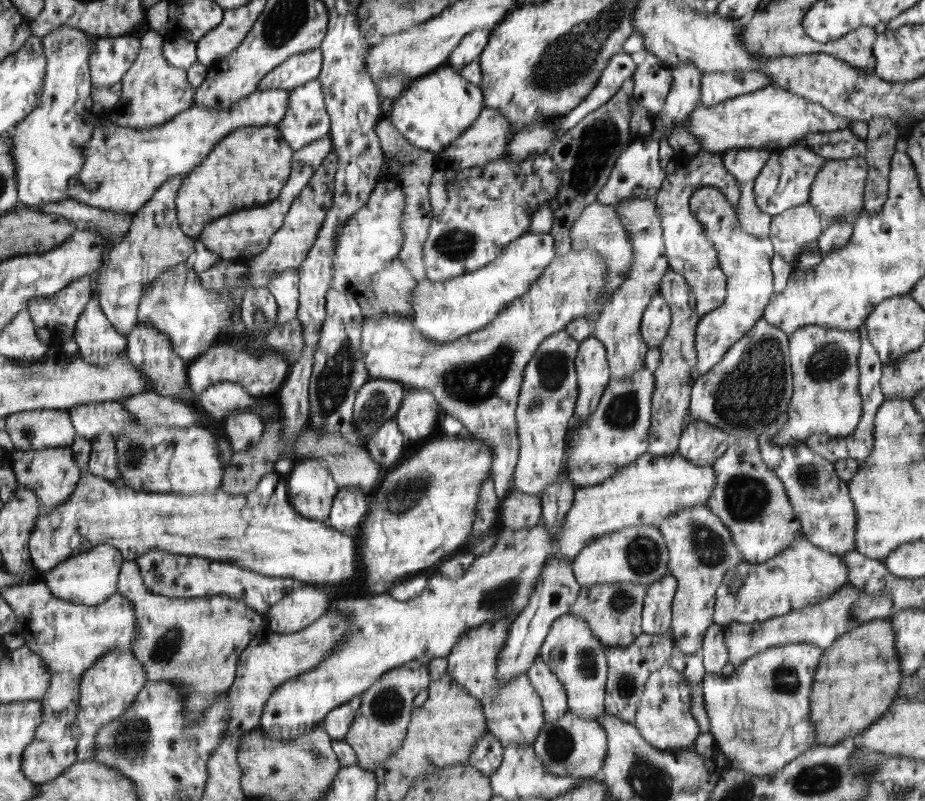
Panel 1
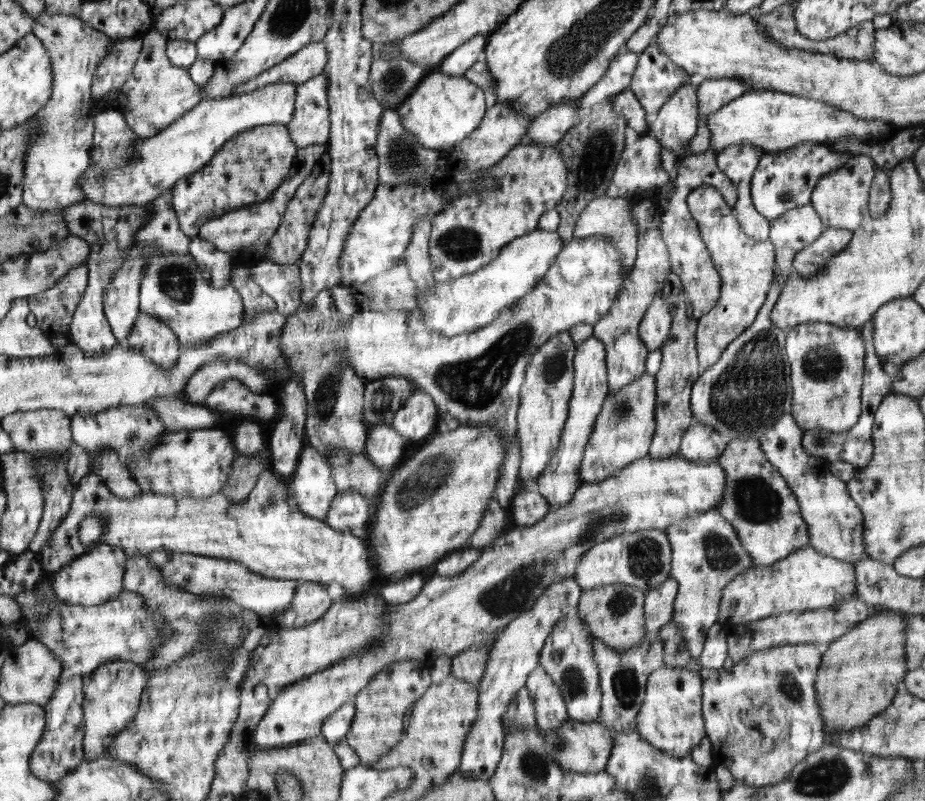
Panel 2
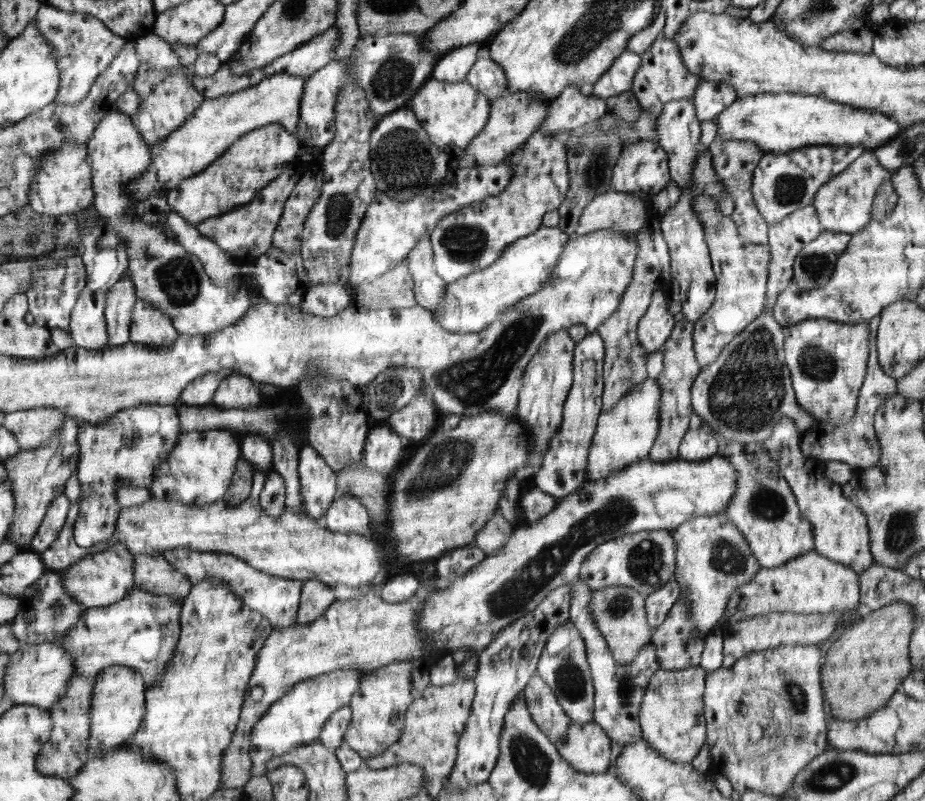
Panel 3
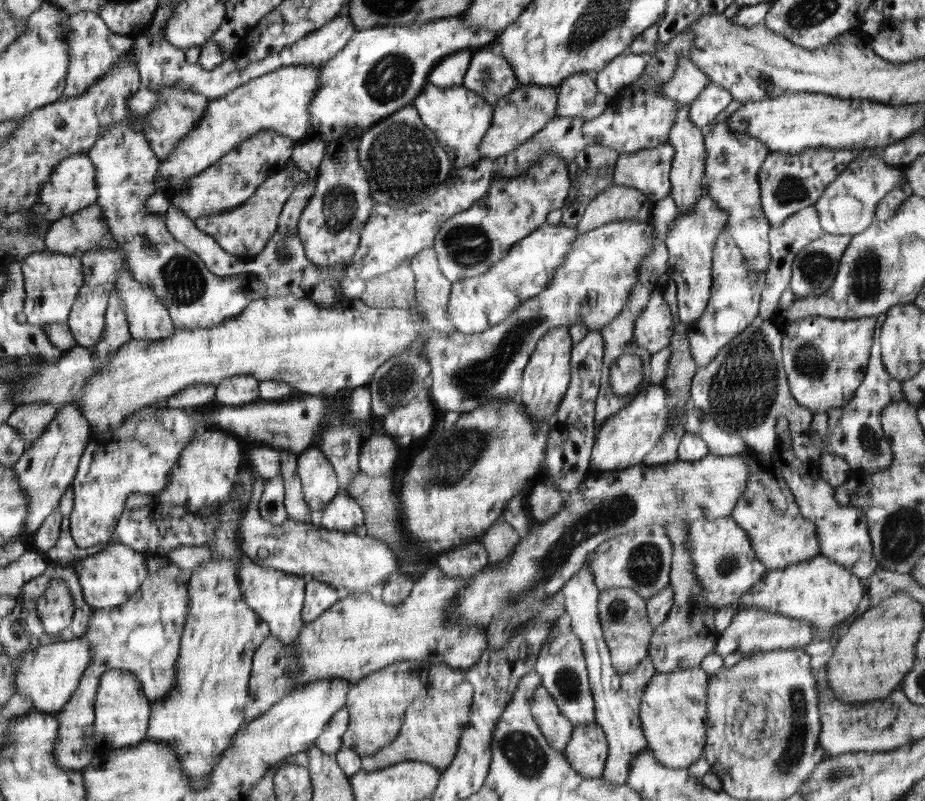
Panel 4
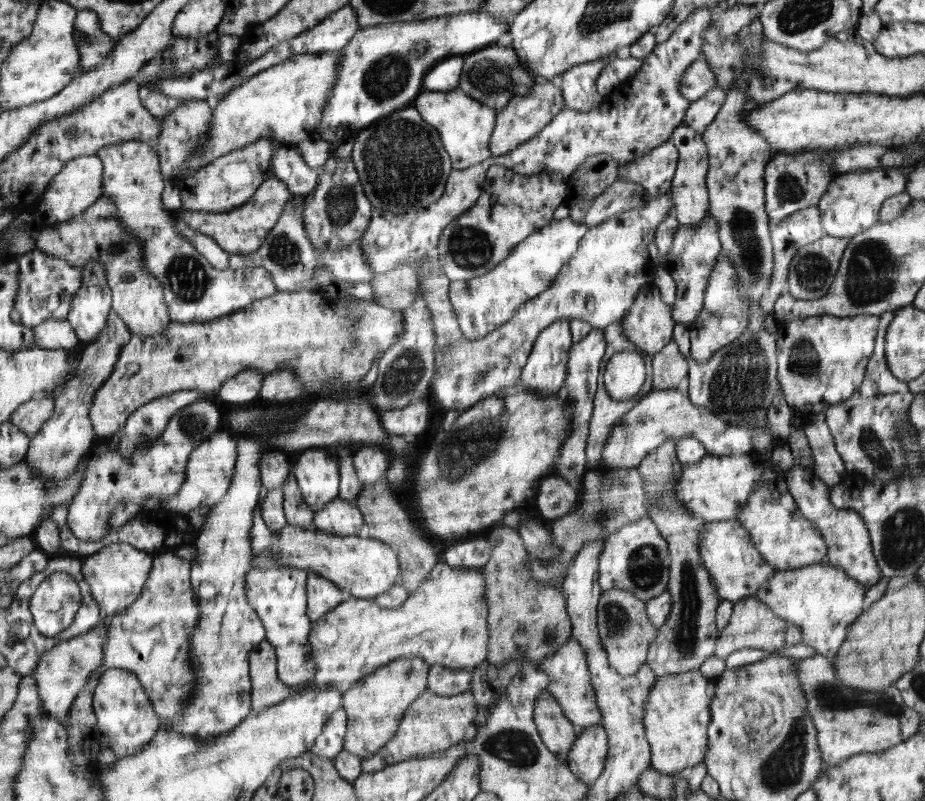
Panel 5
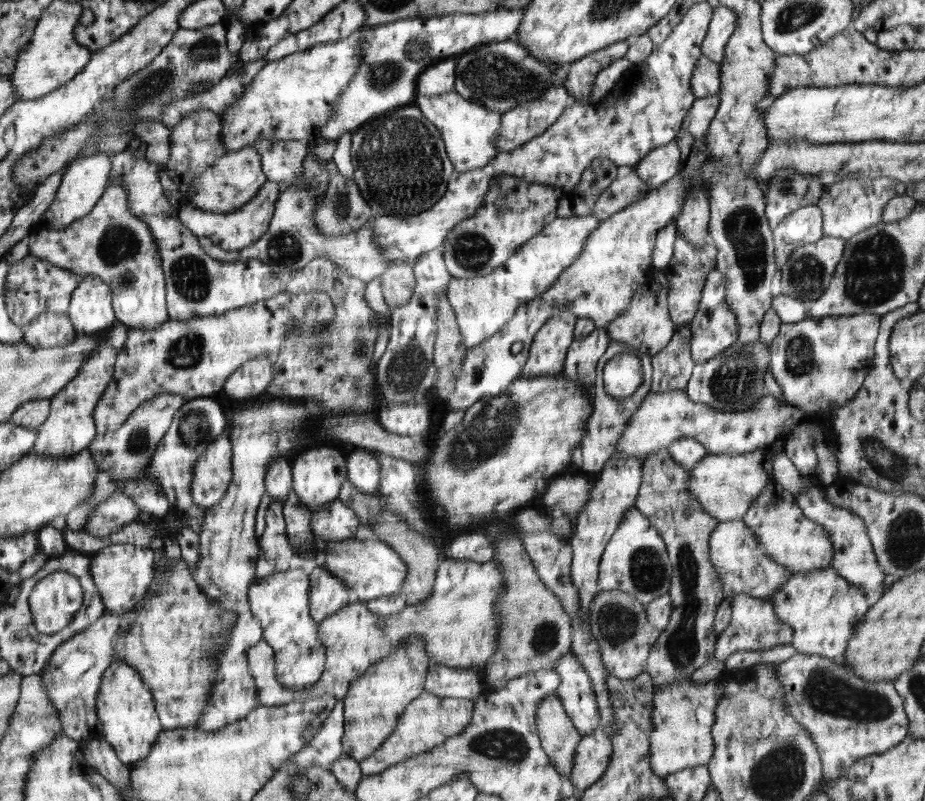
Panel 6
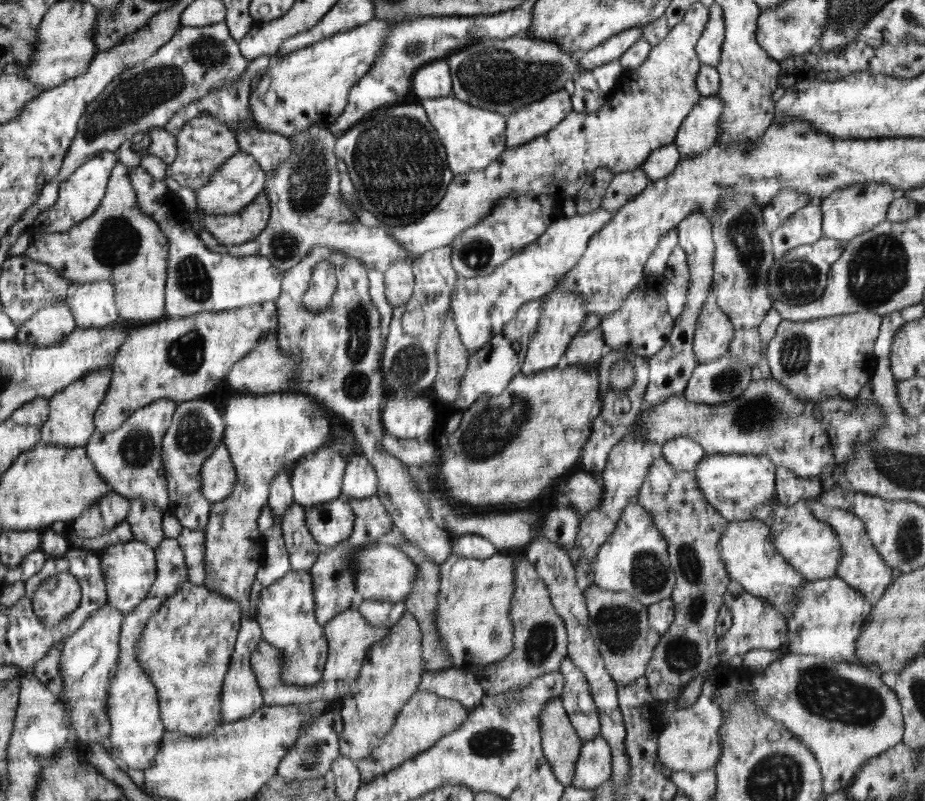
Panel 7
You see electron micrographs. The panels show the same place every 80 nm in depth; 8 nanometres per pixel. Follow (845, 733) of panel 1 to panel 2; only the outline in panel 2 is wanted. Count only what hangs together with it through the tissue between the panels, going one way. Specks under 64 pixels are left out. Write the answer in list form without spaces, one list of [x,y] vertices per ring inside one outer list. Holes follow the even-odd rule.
[[[879,611],[858,622],[822,649],[815,676],[815,702],[823,721],[823,734],[853,730],[889,707],[896,686],[904,681],[905,627],[903,614]]]

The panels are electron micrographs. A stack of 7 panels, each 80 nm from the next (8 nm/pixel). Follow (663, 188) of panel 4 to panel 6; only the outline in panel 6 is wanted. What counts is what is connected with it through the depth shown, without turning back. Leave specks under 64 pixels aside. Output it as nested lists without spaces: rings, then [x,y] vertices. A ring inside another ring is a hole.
[[[675,140],[651,149],[632,170],[648,187],[661,186],[679,170],[680,150]]]

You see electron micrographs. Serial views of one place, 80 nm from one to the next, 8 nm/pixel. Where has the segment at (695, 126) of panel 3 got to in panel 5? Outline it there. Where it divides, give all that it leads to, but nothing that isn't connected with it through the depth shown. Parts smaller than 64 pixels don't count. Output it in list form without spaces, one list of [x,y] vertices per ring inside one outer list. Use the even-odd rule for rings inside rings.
[[[681,122],[673,129],[670,140],[678,150],[678,159],[669,190],[671,192],[674,216],[678,225],[697,227],[708,212],[708,195],[704,182],[708,167],[708,156],[706,155],[702,135],[691,130],[684,122]]]

